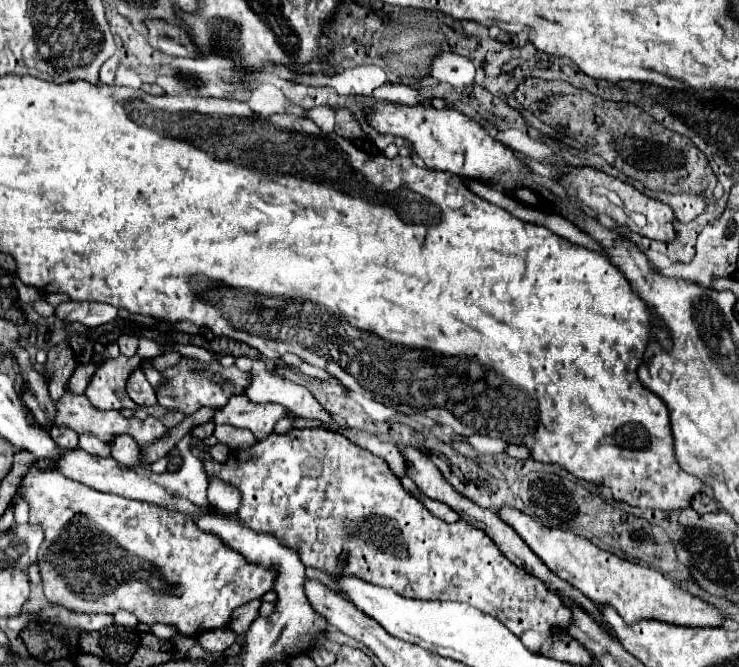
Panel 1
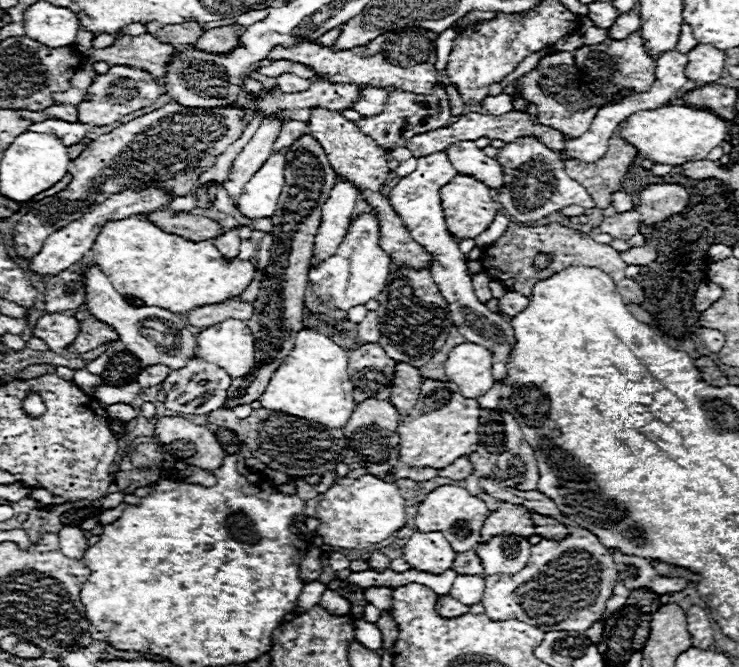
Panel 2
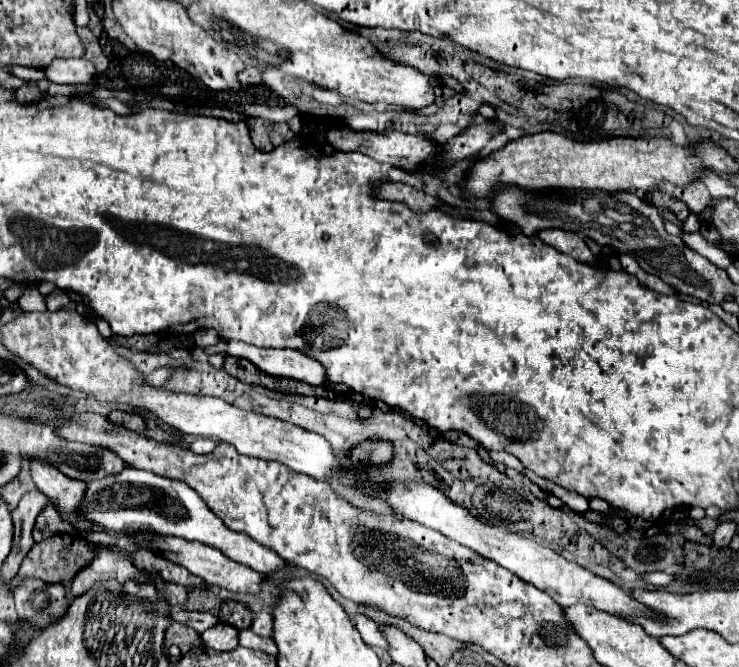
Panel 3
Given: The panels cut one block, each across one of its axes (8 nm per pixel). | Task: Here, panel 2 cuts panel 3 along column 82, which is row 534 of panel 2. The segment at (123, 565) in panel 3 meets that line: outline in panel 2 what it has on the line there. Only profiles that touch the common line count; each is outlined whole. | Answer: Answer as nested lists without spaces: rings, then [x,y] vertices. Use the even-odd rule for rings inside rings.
[[[580,526],[560,542],[542,540],[532,546],[530,560],[518,574],[486,576],[482,606],[488,618],[520,618],[546,630],[586,632],[606,610],[606,600],[618,582],[616,562],[600,540]]]

